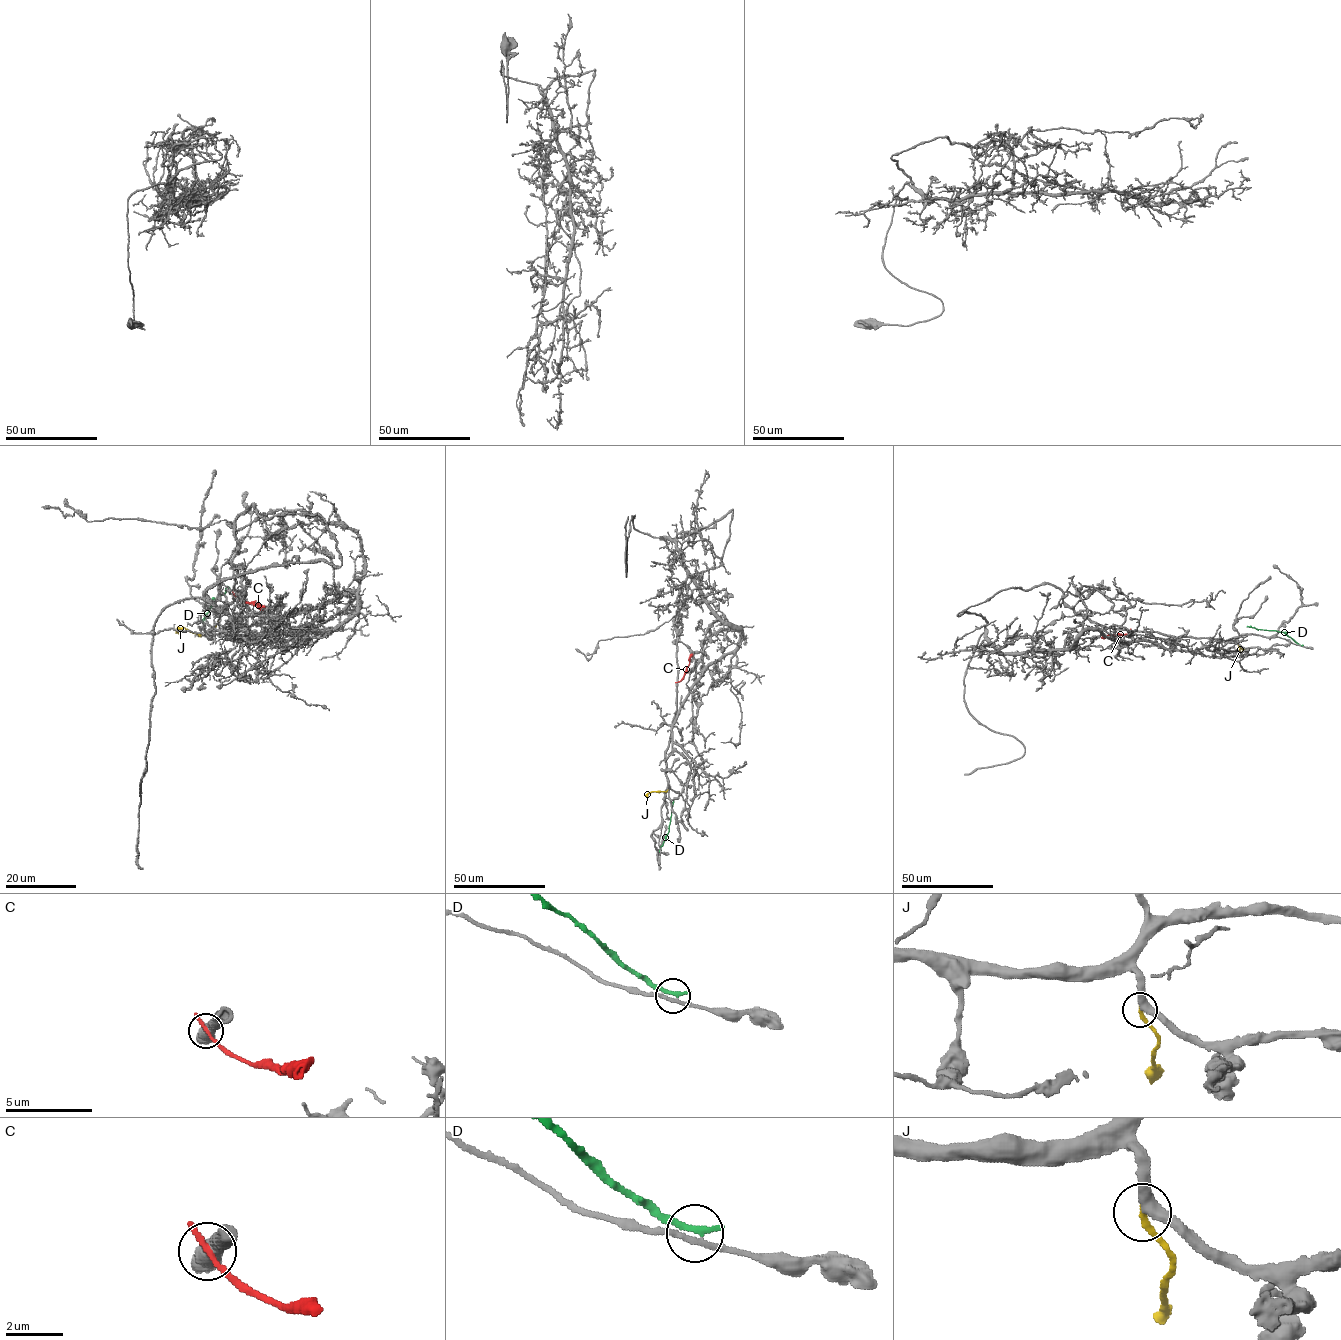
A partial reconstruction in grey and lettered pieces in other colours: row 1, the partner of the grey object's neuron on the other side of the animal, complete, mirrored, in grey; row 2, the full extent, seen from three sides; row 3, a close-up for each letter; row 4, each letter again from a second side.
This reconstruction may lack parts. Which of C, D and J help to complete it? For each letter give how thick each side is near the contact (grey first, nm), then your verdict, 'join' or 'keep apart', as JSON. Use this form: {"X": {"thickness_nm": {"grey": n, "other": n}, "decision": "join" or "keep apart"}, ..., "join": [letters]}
{"C": {"thickness_nm": {"grey": 500, "other": 260}, "decision": "keep apart"}, "D": {"thickness_nm": {"grey": 200, "other": 280}, "decision": "keep apart"}, "J": {"thickness_nm": {"grey": 340, "other": 240}, "decision": "join"}, "join": ["J"]}

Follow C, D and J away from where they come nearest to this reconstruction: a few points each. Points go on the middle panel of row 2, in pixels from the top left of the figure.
C: (676, 682), (681, 680), (693, 653)
D: (660, 853), (674, 799)
J: (668, 790), (653, 791), (647, 796)

